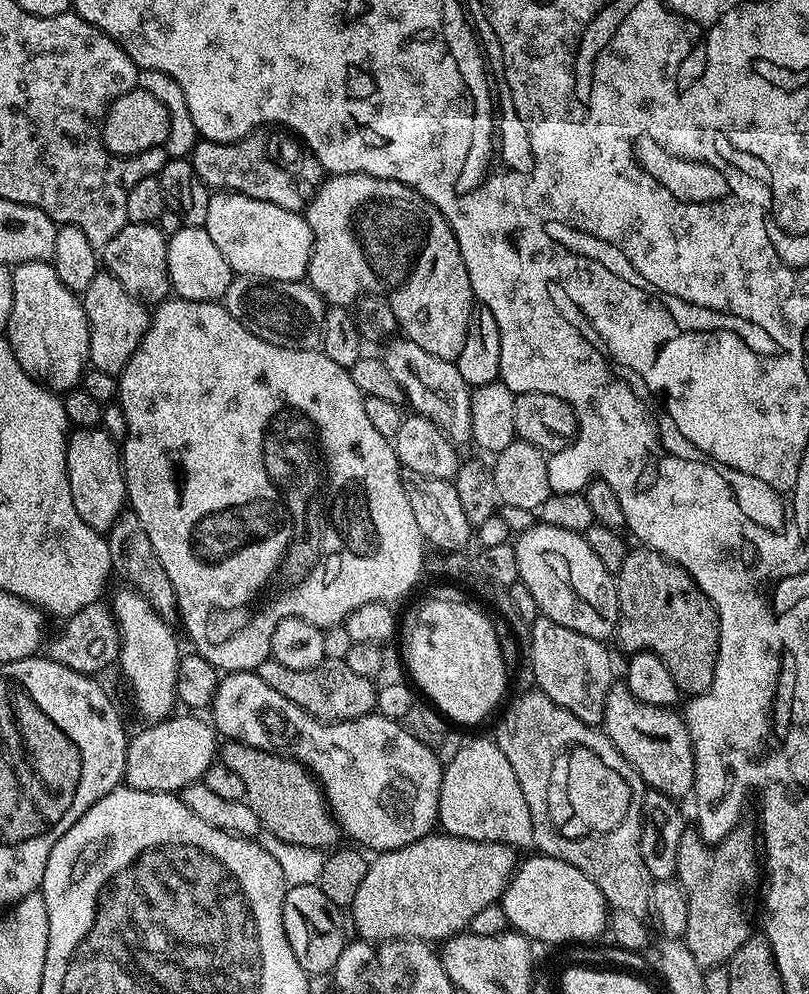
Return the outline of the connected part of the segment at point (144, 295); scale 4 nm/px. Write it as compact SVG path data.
M124 224L110 242L102 245L102 264L118 282L122 282L122 290L145 306L155 306L161 300L169 299L172 283L168 273L166 254L168 253L168 237L158 230L155 224Z

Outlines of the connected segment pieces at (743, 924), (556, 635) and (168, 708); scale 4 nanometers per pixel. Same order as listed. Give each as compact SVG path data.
M745 826L733 828L719 844L705 844L695 827L685 827L682 842L678 842L678 866L675 881L684 891L686 930L684 944L694 956L694 962L705 970L723 965L753 935L748 916L740 909L740 891L748 888L762 872L758 863L758 836Z
M537 615L536 619L531 621L530 628L532 633L528 636L528 644L526 640L526 660L527 663L528 660L532 663L532 676L536 679L535 687L545 692L554 702L558 702L558 706L570 710L574 718L593 726L603 725L606 694L614 683L612 656L604 649L605 645L594 638L586 638L566 626L558 626L558 622L542 615Z
M120 586L110 599L110 607L120 628L118 669L132 691L132 704L144 722L155 722L173 715L177 707L176 682L180 679L182 649L172 633L173 625L162 619L150 602L131 586Z

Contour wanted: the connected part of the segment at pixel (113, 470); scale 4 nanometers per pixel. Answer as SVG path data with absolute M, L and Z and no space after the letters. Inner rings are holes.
M103 427L69 431L66 466L70 478L70 498L74 498L74 510L78 510L78 518L82 518L82 522L86 522L86 526L95 532L107 533L128 503L124 461L117 441L112 440Z

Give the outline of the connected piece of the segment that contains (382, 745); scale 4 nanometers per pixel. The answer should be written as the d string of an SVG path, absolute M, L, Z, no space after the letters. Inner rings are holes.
M255 671L227 673L216 691L210 716L221 737L279 756L288 756L309 769L320 785L327 807L331 808L341 833L347 839L349 836L352 839L349 841L355 842L361 849L376 848L377 853L388 852L391 848L401 848L410 842L421 840L433 831L434 818L439 814L442 764L424 745L416 743L401 721L365 718L334 720L327 724L294 706L290 698L282 698L278 690L270 690L270 685L259 680Z

